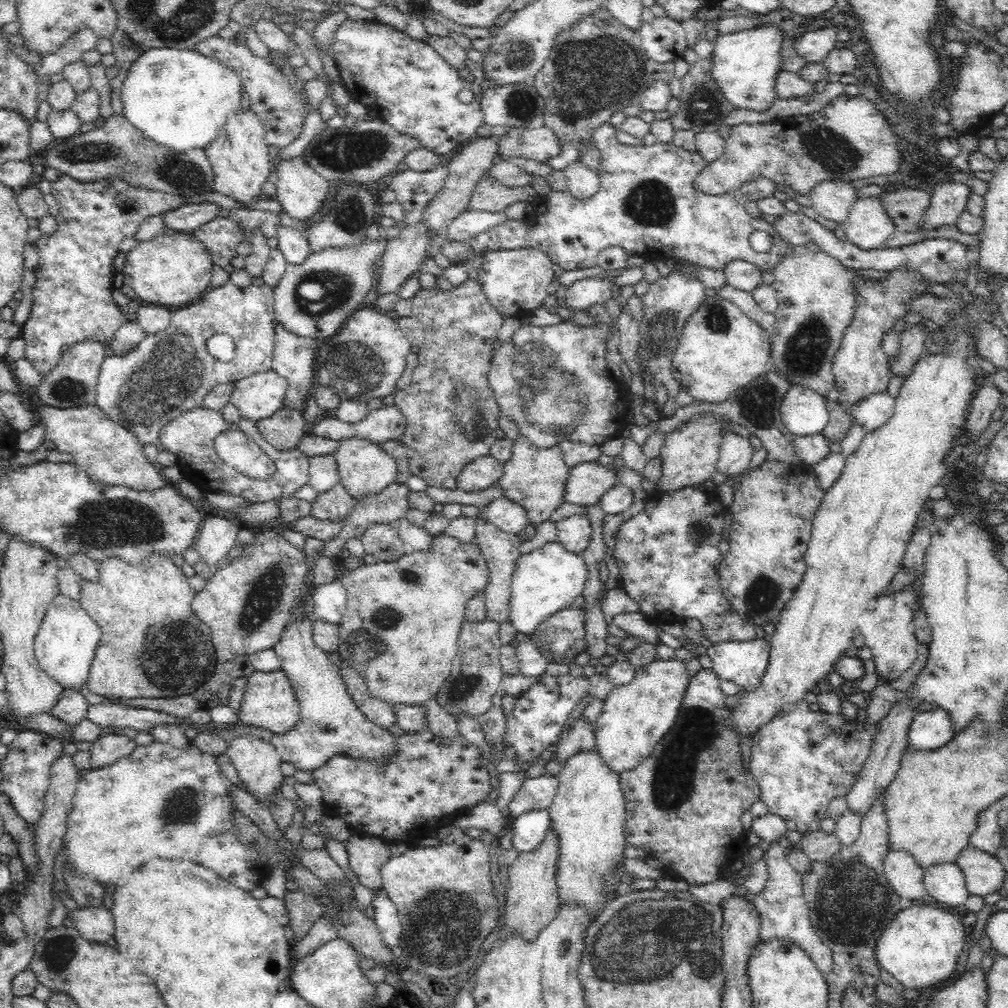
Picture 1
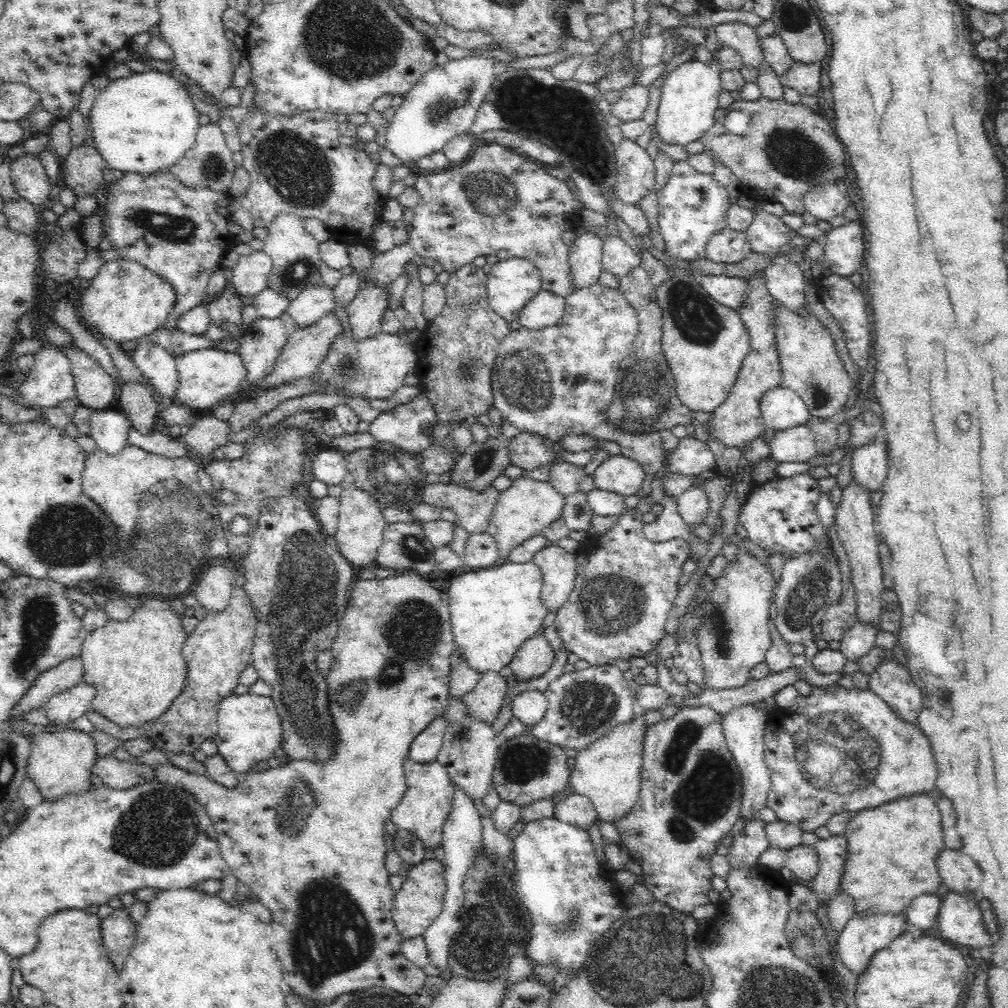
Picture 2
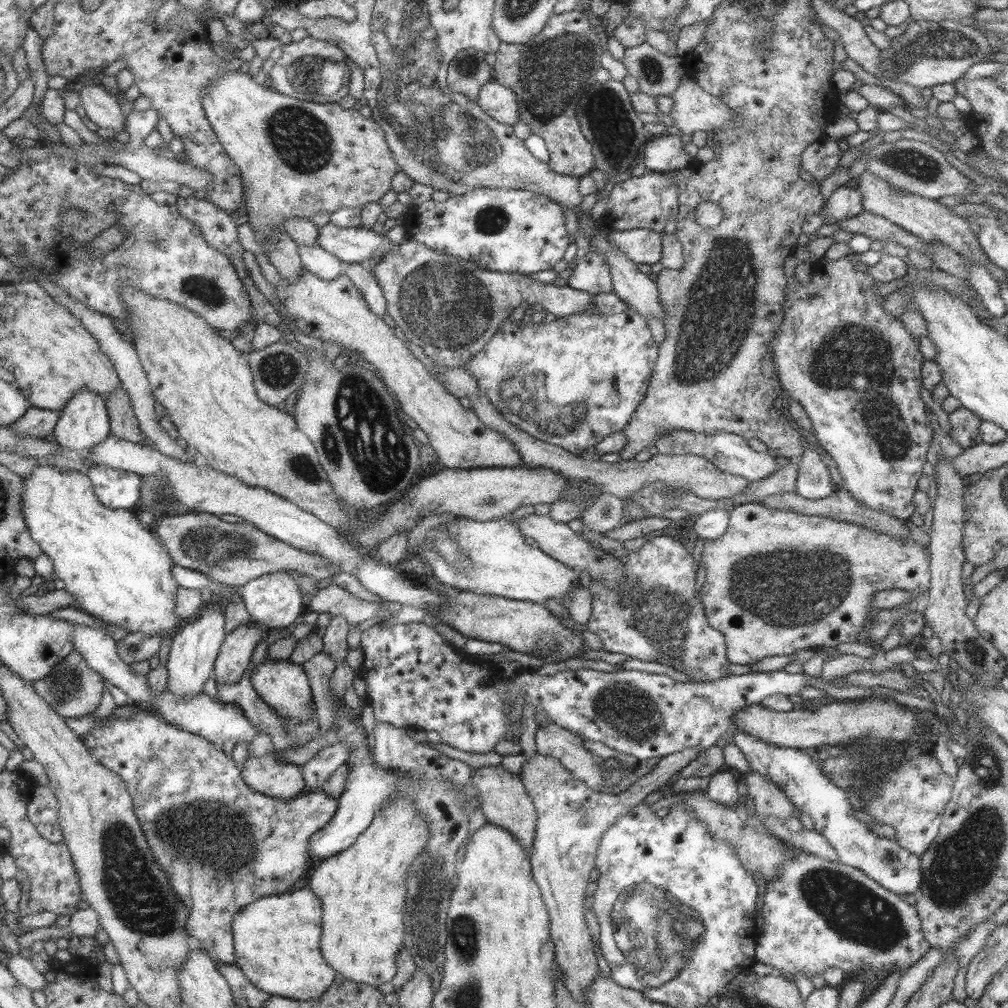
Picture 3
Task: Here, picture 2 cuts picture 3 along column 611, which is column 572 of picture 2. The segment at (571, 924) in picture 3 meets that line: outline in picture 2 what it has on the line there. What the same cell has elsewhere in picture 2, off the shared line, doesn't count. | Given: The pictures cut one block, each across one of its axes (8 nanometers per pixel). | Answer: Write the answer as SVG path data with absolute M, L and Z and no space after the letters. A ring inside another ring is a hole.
M572 793L555 803L554 816L568 825L588 829L594 820L598 820L592 801L581 794Z

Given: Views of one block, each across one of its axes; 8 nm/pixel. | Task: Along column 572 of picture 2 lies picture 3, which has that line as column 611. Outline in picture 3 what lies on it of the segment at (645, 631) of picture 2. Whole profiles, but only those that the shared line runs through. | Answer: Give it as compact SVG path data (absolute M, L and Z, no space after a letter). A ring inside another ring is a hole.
M661 535L645 541L636 552L628 552L617 559L624 574L617 587L610 589L601 581L593 579L587 588L592 601L586 630L601 640L602 650L626 654L628 658L637 658L643 662L671 666L673 670L691 678L693 683L709 683L727 677L729 670L725 638L705 620L705 607L699 604L695 592L695 562L681 546L681 542L677 538Z

